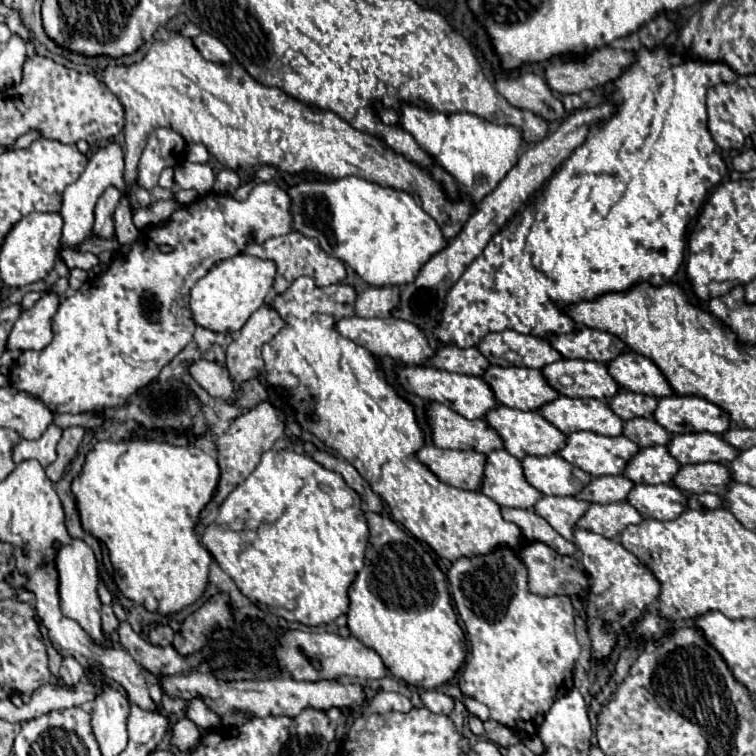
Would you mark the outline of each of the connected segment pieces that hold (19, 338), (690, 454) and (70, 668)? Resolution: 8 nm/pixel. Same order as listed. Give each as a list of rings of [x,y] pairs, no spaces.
[[[55,292],[43,294],[31,310],[21,312],[15,322],[7,348],[17,350],[41,350],[53,340],[51,320],[59,308],[59,296]]]
[[[693,432],[677,434],[669,442],[669,452],[685,466],[699,462],[721,462],[729,464],[739,456],[739,450],[731,444],[725,444],[723,436],[711,432]]]
[[[67,656],[67,658],[63,658],[63,662],[61,662],[59,676],[61,676],[61,680],[63,680],[65,684],[77,684],[77,680],[81,680],[81,678],[85,676],[85,670],[83,670],[83,666],[81,666],[75,658]]]

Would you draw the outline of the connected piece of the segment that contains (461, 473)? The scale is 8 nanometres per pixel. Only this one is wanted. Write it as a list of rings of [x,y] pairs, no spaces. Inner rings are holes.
[[[427,444],[417,456],[437,474],[439,480],[461,490],[481,490],[487,460],[485,454],[473,450],[443,450]]]

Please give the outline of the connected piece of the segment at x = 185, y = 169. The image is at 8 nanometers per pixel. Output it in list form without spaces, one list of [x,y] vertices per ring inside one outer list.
[[[183,162],[175,168],[175,184],[183,190],[195,190],[201,196],[207,196],[213,190],[215,174],[209,164]]]

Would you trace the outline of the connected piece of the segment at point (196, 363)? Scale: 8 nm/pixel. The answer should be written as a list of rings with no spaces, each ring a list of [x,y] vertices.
[[[203,358],[191,360],[191,362],[187,362],[187,366],[189,366],[189,372],[195,378],[195,382],[201,388],[205,388],[211,396],[223,398],[223,400],[237,398],[235,382],[231,382],[225,366],[219,366],[217,362],[209,362]]]

